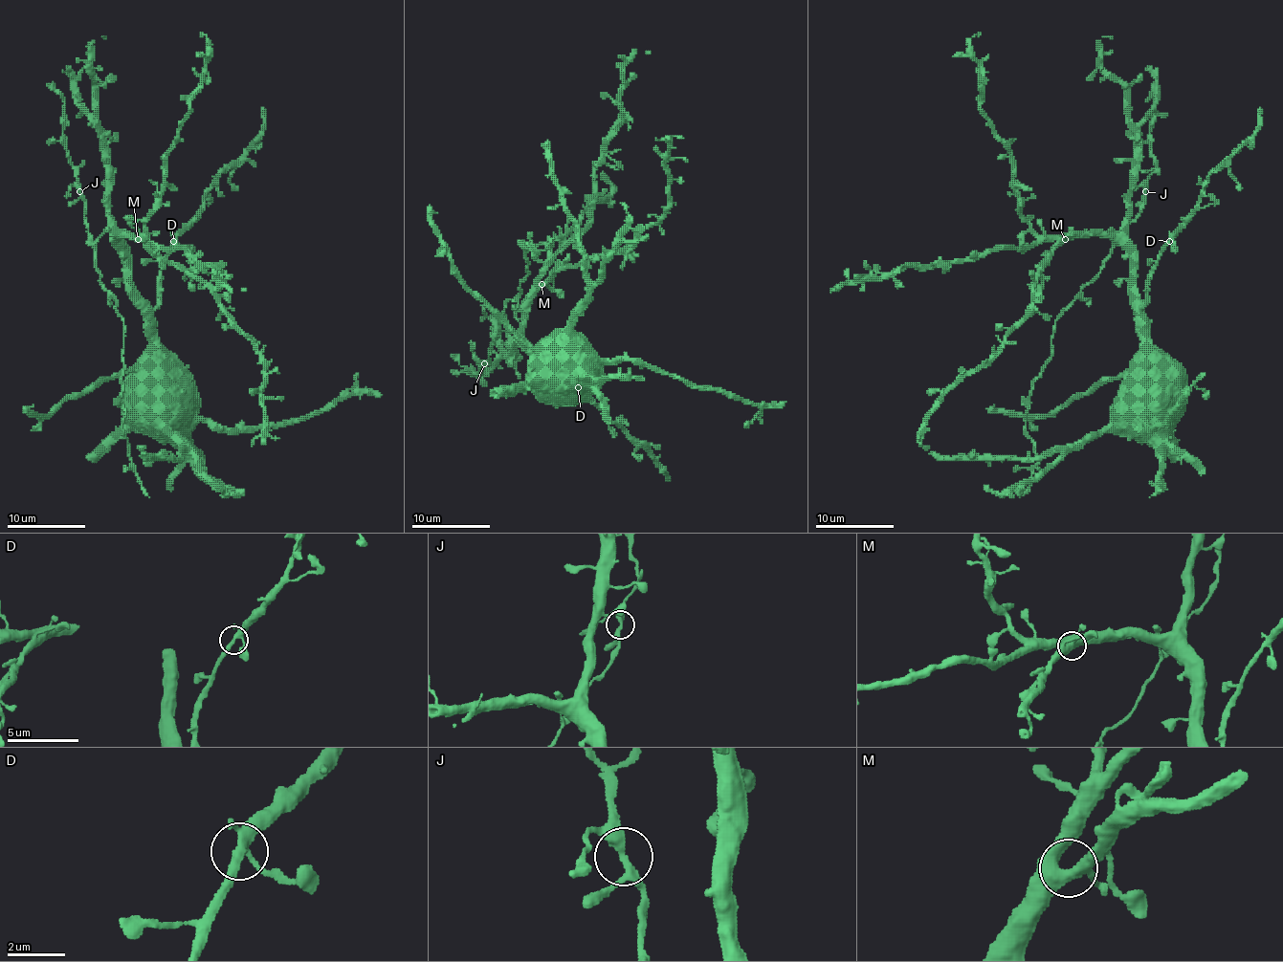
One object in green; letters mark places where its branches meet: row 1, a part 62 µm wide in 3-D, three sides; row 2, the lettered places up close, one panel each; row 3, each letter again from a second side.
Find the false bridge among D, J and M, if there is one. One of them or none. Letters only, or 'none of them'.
none of them

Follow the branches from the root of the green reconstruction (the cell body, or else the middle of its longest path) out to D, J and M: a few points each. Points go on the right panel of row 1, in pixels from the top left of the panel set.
D: (1128, 382), (1130, 363), (1141, 347), (1139, 308), (1145, 302), (1145, 280), (1160, 251), (1169, 241)
J: (1128, 382), (1130, 363), (1141, 347), (1141, 300), (1134, 257), (1112, 229), (1114, 243), (1139, 211), (1145, 192)
M: (1128, 382), (1130, 363), (1141, 347), (1134, 257), (1096, 233), (1065, 239)

